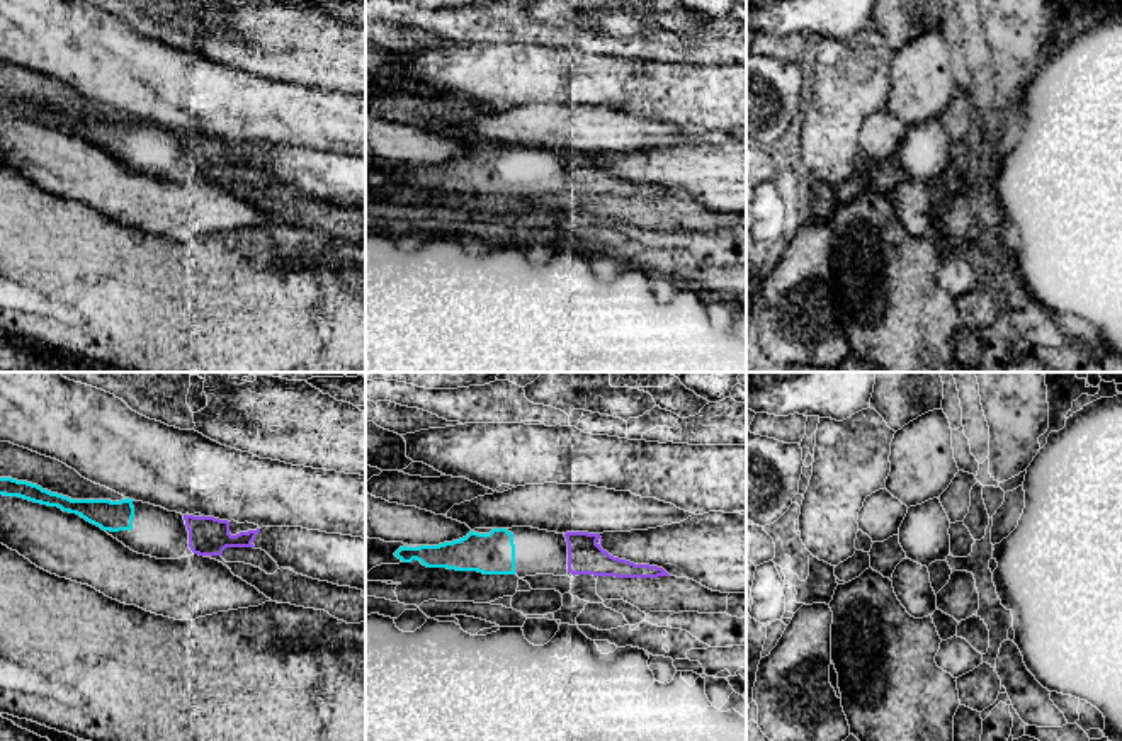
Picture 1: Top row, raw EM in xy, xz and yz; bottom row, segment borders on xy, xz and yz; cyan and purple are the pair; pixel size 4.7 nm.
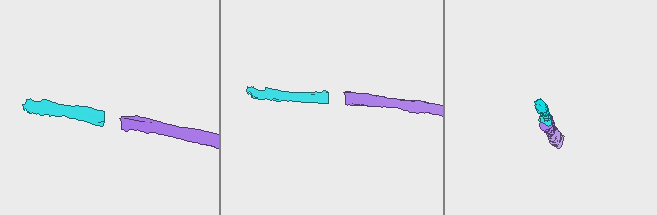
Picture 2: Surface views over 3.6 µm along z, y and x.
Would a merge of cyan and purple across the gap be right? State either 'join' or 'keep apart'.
join

